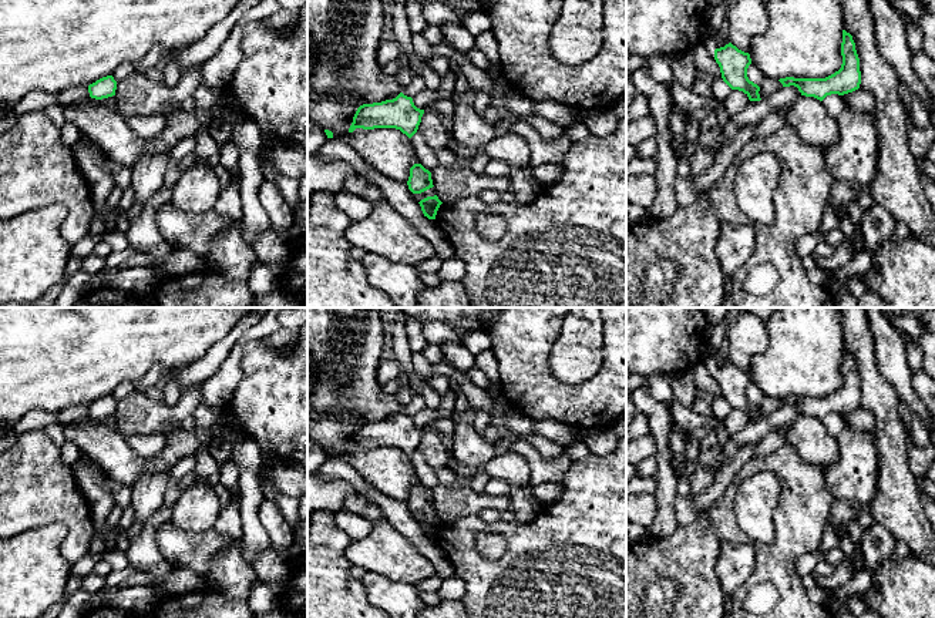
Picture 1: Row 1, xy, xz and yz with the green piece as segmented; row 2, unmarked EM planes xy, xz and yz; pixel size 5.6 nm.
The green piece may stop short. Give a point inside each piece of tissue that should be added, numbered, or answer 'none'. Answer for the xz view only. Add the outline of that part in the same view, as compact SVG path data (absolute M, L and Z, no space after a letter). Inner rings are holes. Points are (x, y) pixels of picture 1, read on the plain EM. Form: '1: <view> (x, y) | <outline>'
none

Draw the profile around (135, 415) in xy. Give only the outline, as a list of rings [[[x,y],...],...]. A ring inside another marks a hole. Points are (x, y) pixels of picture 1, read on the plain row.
[[[202,383],[184,390],[176,406],[152,402],[145,393],[132,392],[117,402],[114,416],[118,433],[122,437],[169,434],[201,404],[201,386]]]

